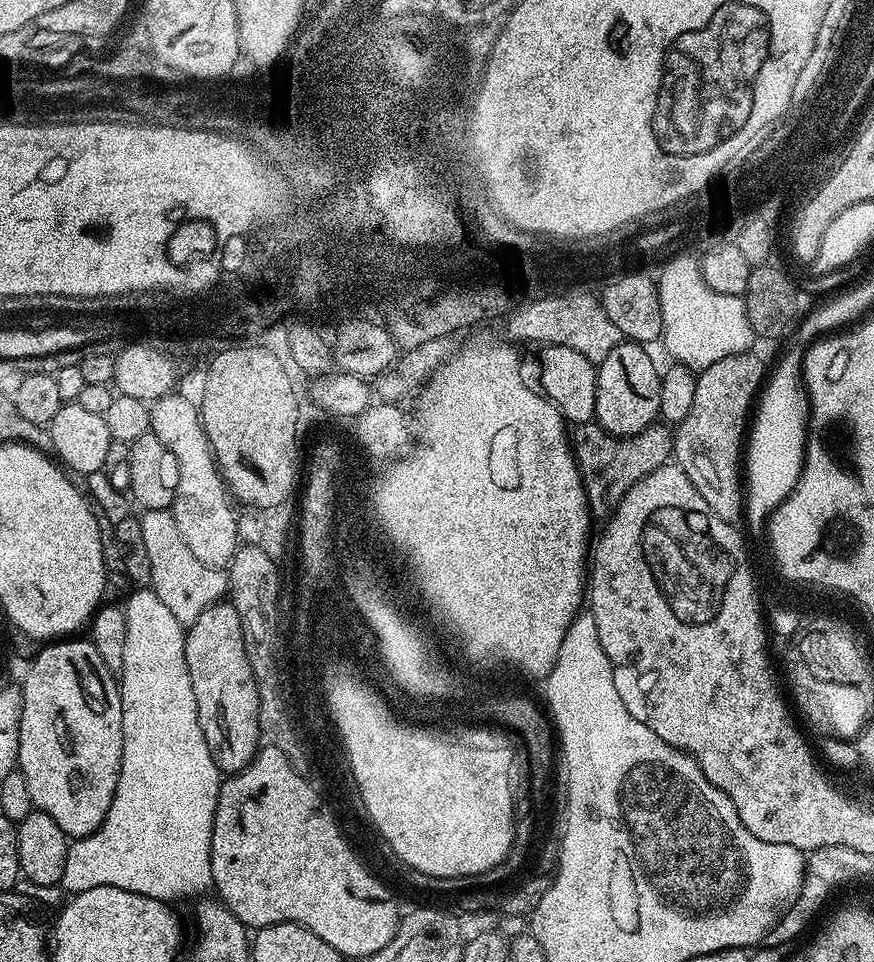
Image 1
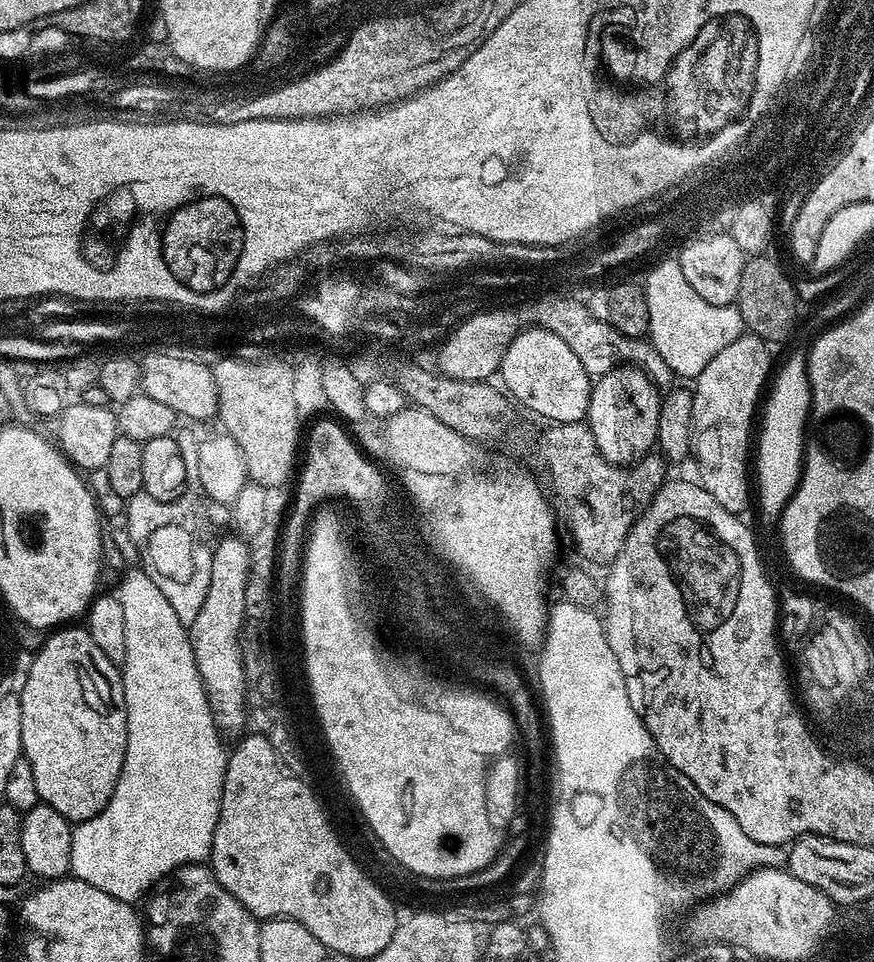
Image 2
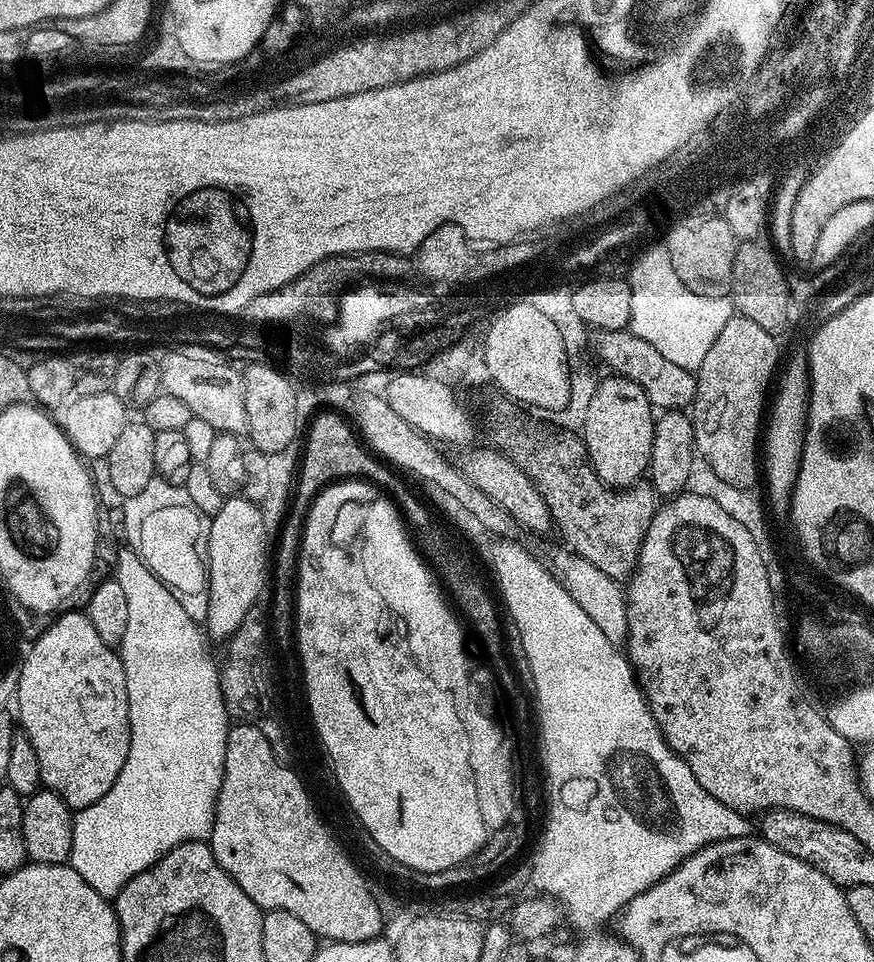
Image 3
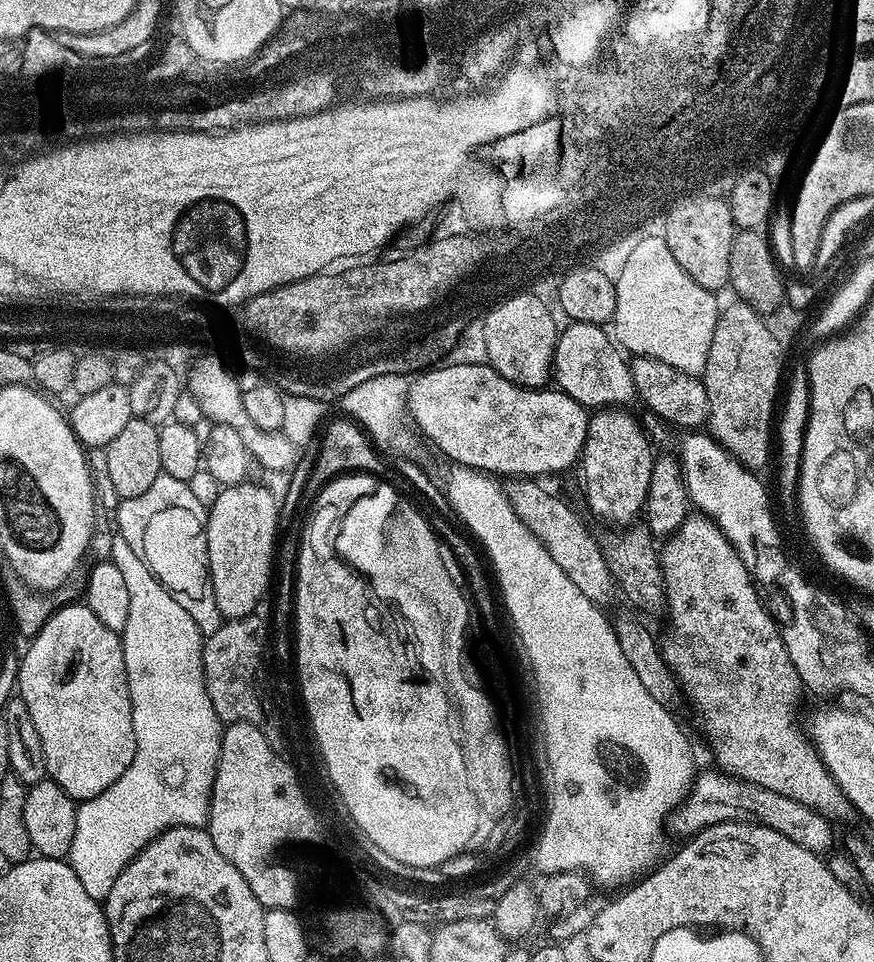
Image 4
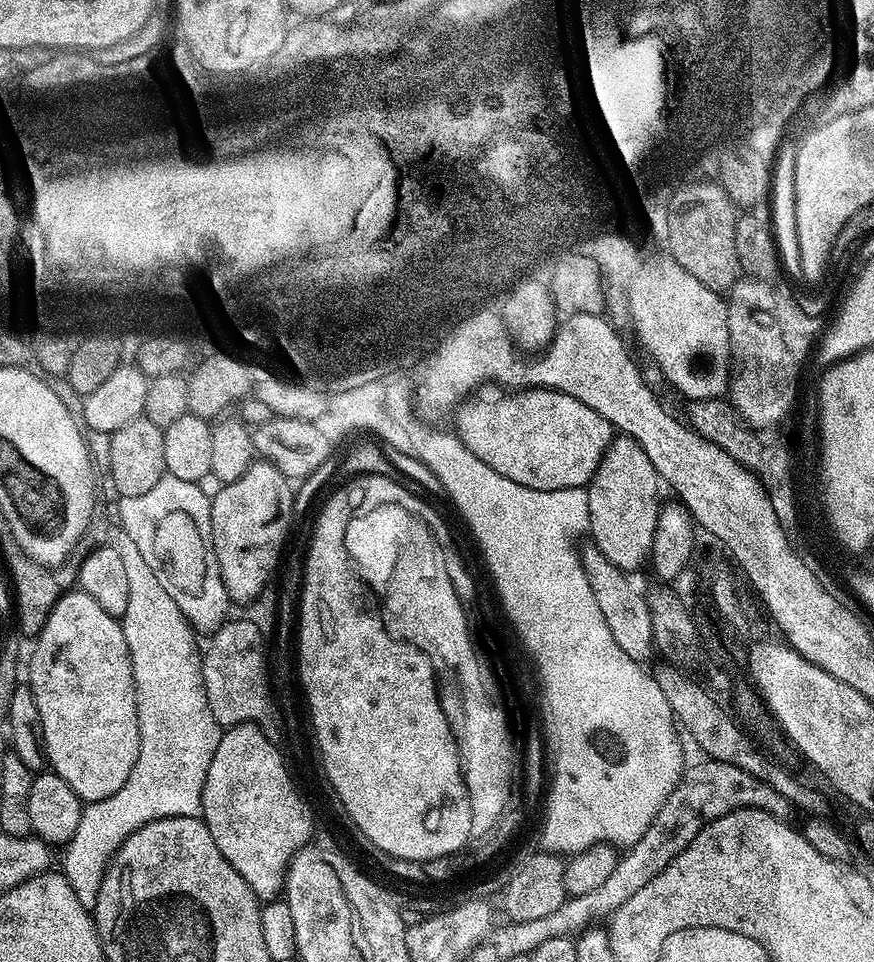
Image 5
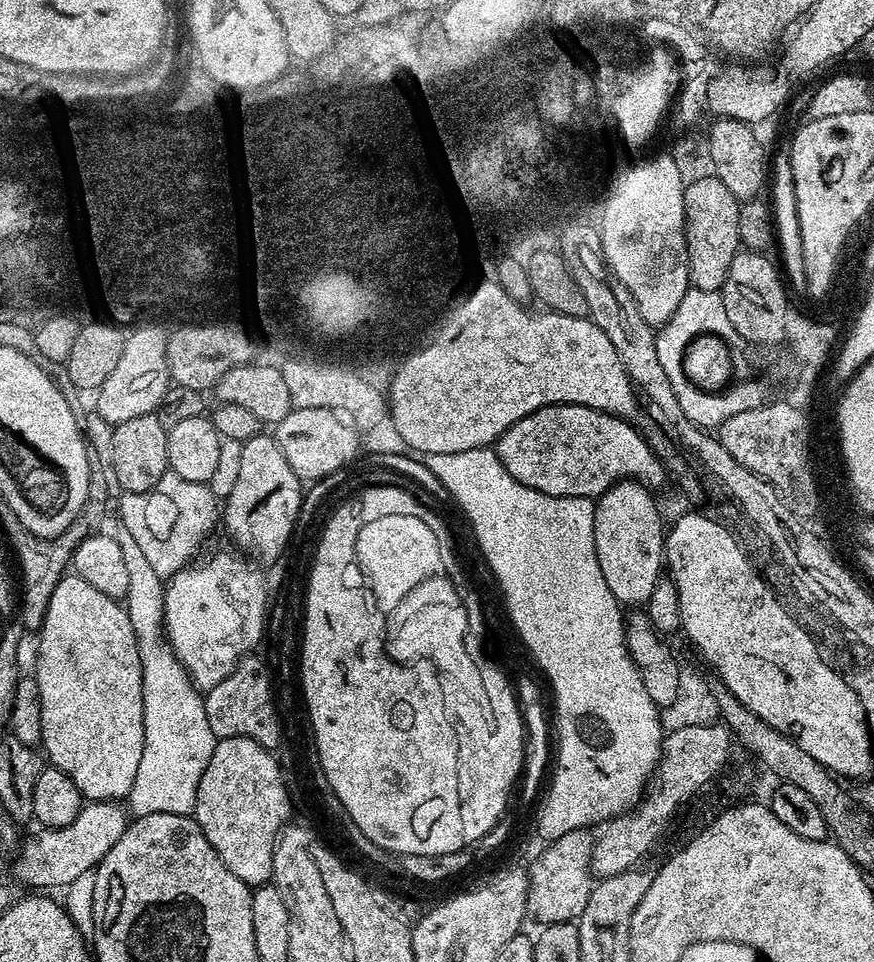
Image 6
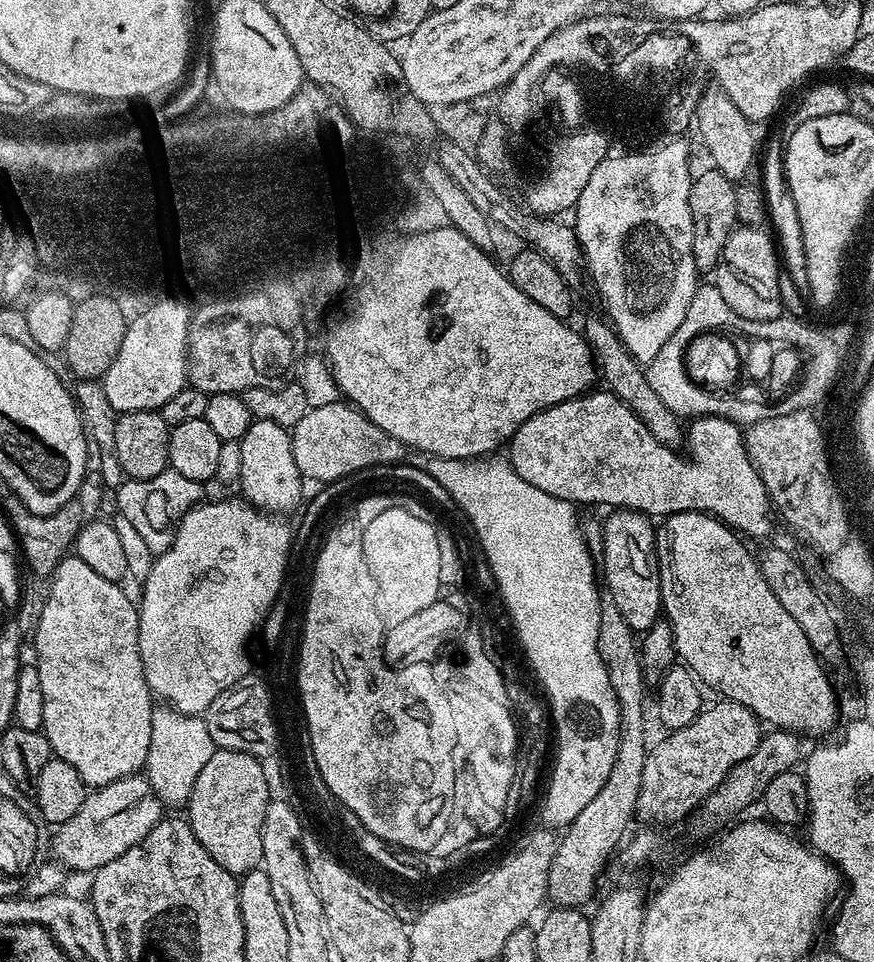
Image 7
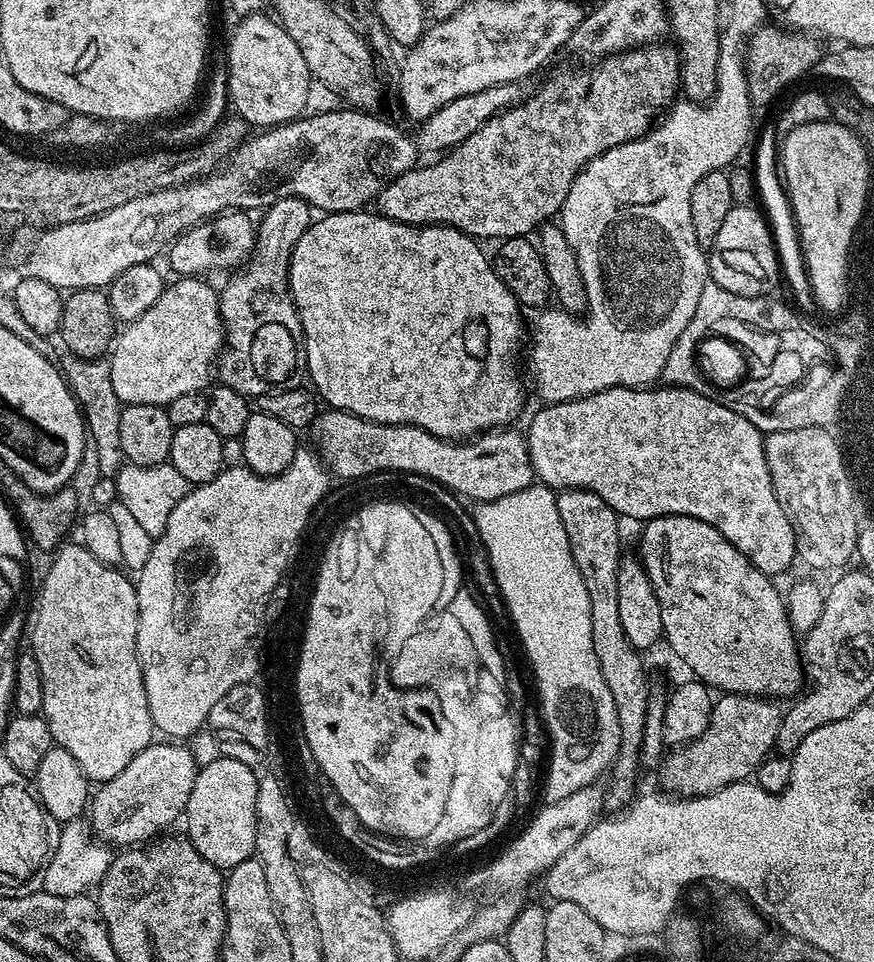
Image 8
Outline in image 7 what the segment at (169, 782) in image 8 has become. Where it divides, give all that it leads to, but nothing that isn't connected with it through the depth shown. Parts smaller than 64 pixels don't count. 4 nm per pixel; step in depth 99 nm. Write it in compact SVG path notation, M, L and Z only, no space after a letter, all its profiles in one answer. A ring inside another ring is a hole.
M147 775L127 776L118 782L93 788L85 795L82 806L78 806L78 814L74 814L74 818L70 818L55 829L56 837L52 840L52 852L56 856L53 857L63 864L65 869L72 871L73 868L76 872L95 873L97 868L106 866L106 862L114 862L118 854L126 854L130 846L138 846L138 842L142 842L142 838L146 838L150 830L154 830L154 826L165 812L165 805L161 804L160 799L156 797L156 791L150 786Z

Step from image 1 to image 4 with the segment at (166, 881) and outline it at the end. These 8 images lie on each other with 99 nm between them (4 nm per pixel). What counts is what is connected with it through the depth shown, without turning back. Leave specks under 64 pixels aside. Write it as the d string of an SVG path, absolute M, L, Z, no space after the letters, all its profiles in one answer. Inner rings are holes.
M116 534L112 540L110 562L122 570L122 579L130 593L130 618L126 618L122 643L132 703L136 753L134 762L126 766L126 774L122 774L114 786L102 790L102 794L83 801L77 807L74 842L66 857L74 874L78 874L78 882L82 882L86 894L101 902L110 894L114 878L118 878L118 874L122 874L129 862L154 838L158 838L158 834L167 828L198 828L207 825L216 767L220 761L222 735L222 721L210 702L204 681L202 654L205 637L198 630L194 618L190 618L190 614L186 614L186 610L174 602L166 586L162 586L162 582L158 582L155 574L148 569L137 545L133 541L131 544L128 539L127 535Z

